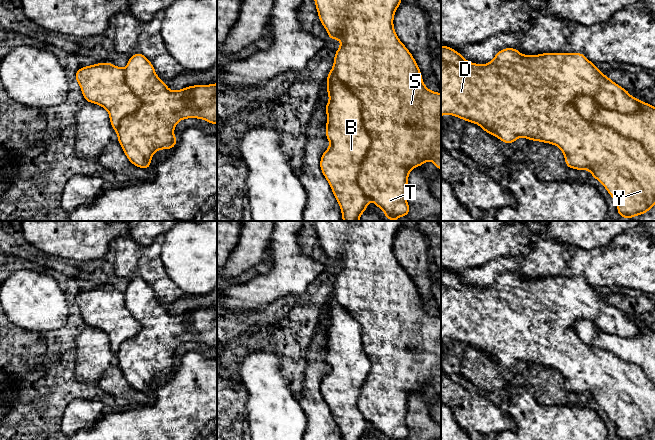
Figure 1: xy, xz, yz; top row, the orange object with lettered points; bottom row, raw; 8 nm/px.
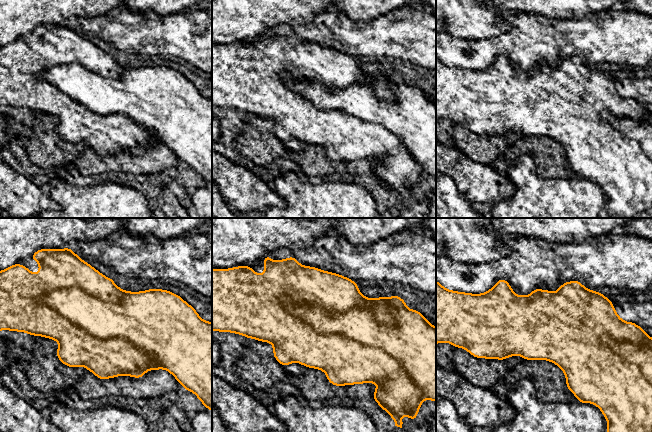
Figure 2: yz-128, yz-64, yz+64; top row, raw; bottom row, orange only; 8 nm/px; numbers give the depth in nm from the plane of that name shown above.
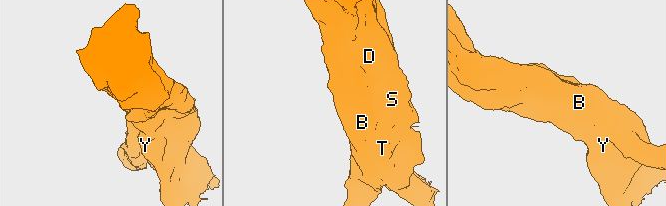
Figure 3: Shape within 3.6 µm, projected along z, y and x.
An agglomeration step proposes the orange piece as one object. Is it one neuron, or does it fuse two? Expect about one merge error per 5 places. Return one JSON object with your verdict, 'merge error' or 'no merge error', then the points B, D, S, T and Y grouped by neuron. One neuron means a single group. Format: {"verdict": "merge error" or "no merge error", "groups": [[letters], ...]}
{"verdict": "no merge error", "groups": [["B", "D", "S", "T", "Y"]]}

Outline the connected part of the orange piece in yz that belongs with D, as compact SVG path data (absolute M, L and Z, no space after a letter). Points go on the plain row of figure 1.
M441 270L441 341L451 338L464 343L466 346L478 348L485 356L496 360L499 364L512 368L519 361L558 370L565 381L568 392L576 394L589 394L617 426L619 440L638 440L653 433L655 428L655 331L632 321L628 315L608 300L602 298L583 277L543 277L539 279L522 279L515 272L505 272L496 277L494 283L485 288L478 289L464 283L457 275L448 270Z

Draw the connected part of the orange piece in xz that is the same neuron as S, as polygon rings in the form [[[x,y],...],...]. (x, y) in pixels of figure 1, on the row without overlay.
[[[314,221],[320,246],[328,256],[329,263],[342,266],[334,281],[334,288],[327,301],[327,317],[330,321],[325,333],[327,336],[326,362],[330,371],[322,378],[320,392],[331,410],[332,416],[340,429],[342,440],[361,440],[372,424],[384,435],[385,440],[408,440],[410,430],[406,424],[409,396],[431,384],[441,394],[441,317],[430,315],[422,305],[422,298],[412,278],[397,261],[393,242],[403,221]]]

